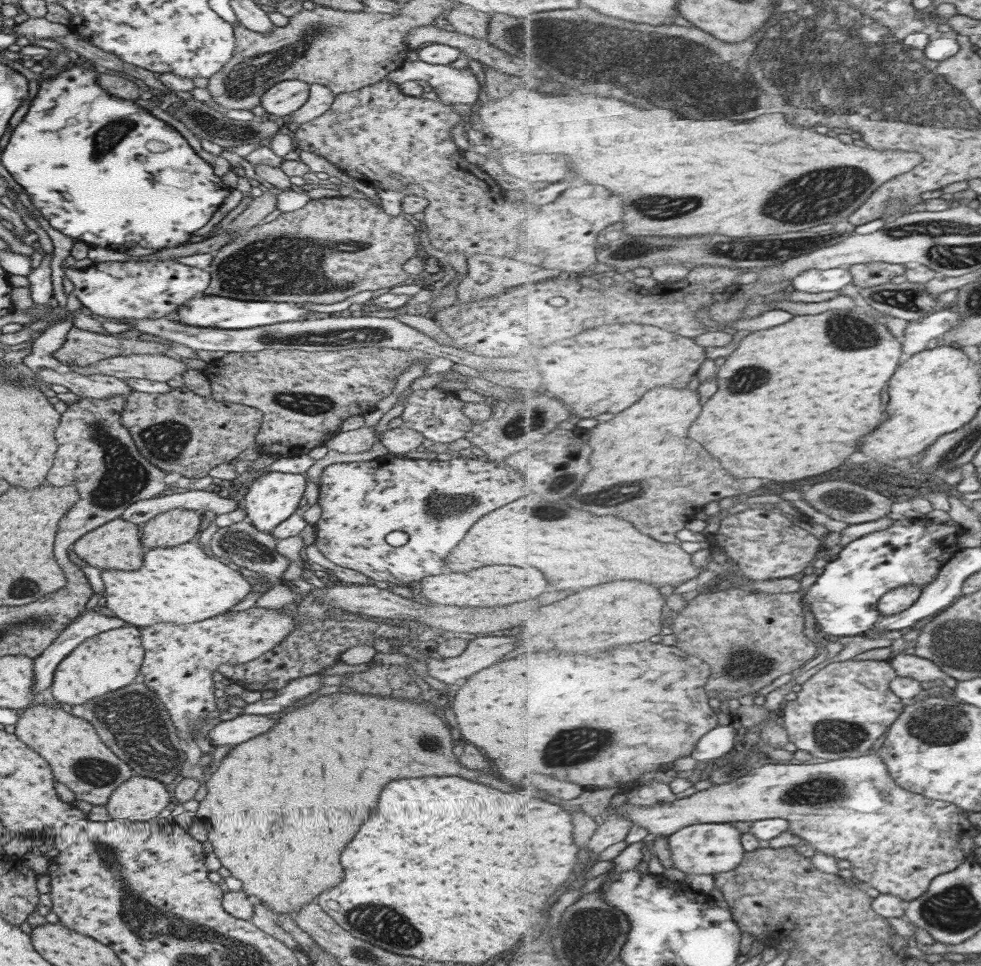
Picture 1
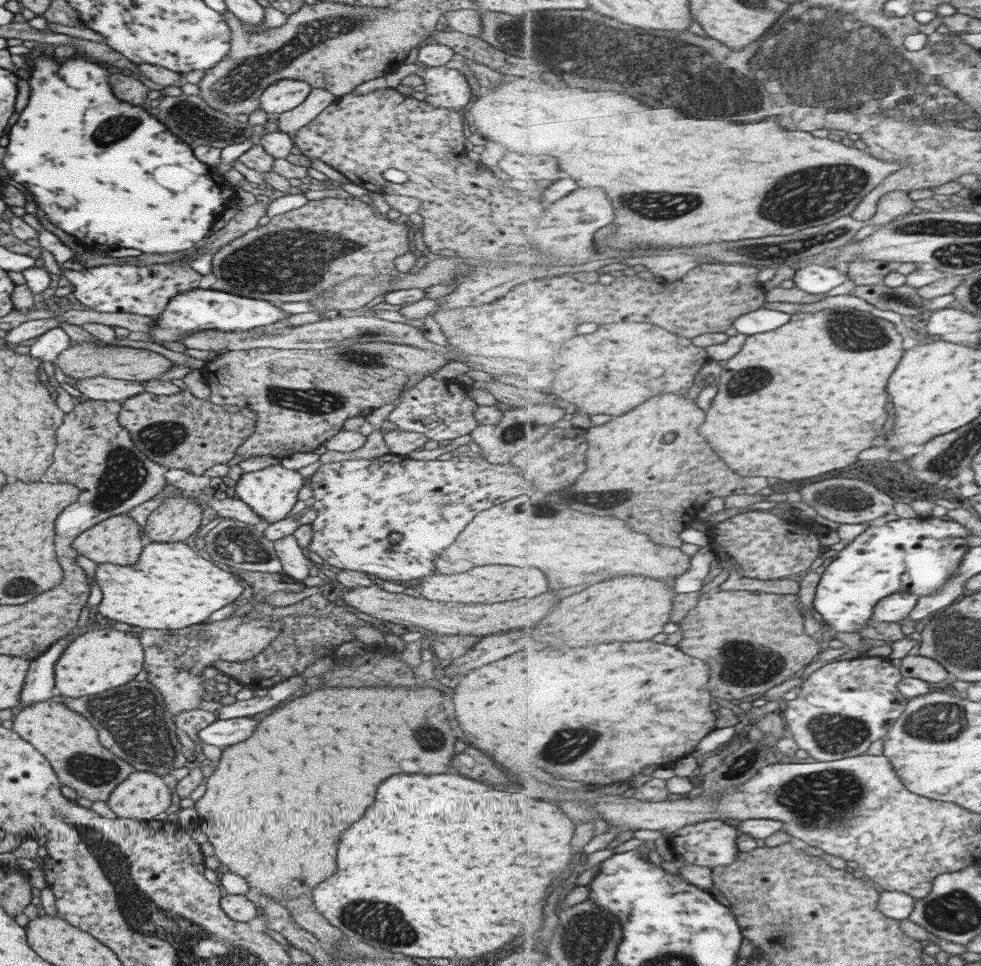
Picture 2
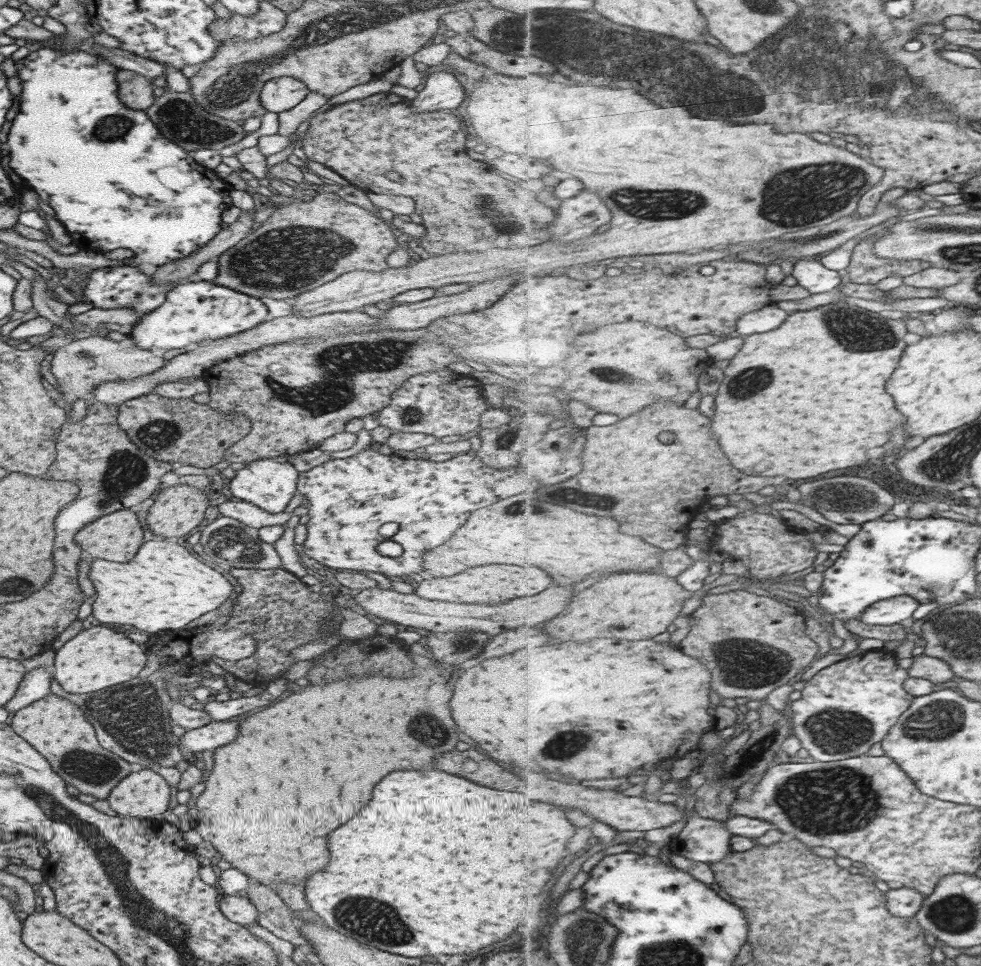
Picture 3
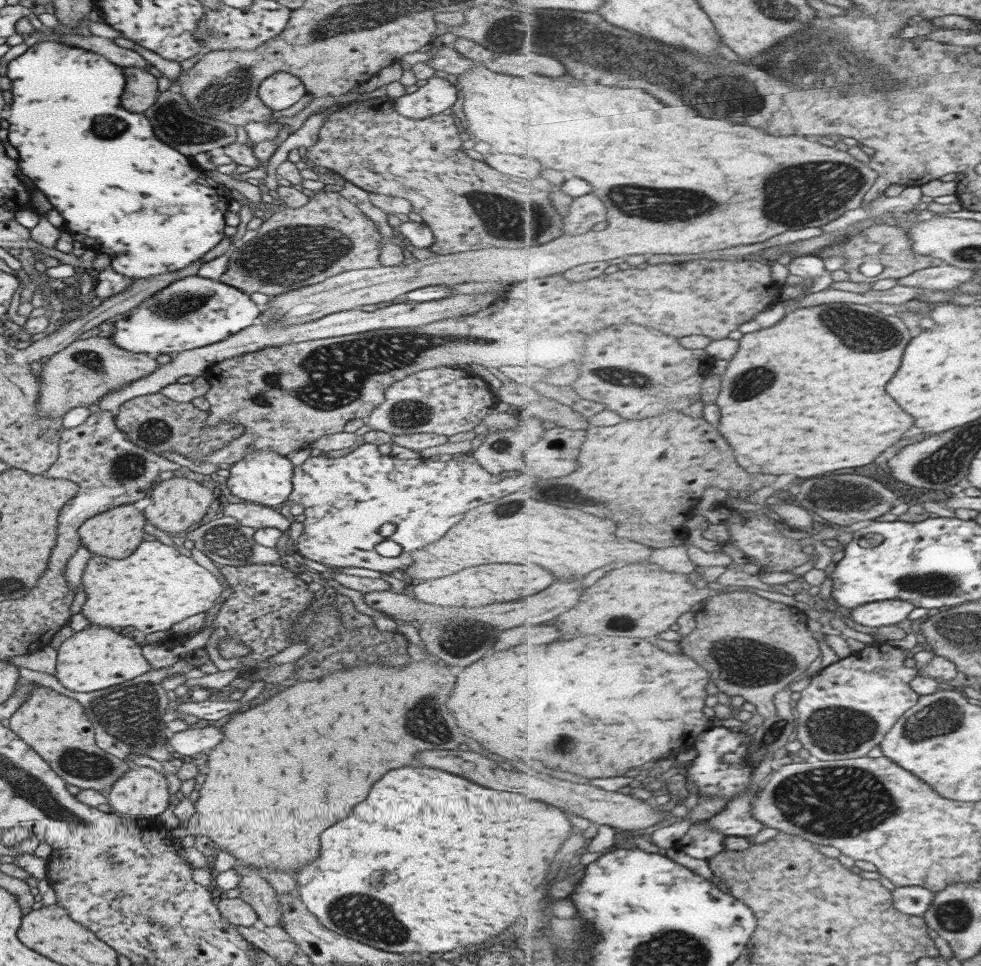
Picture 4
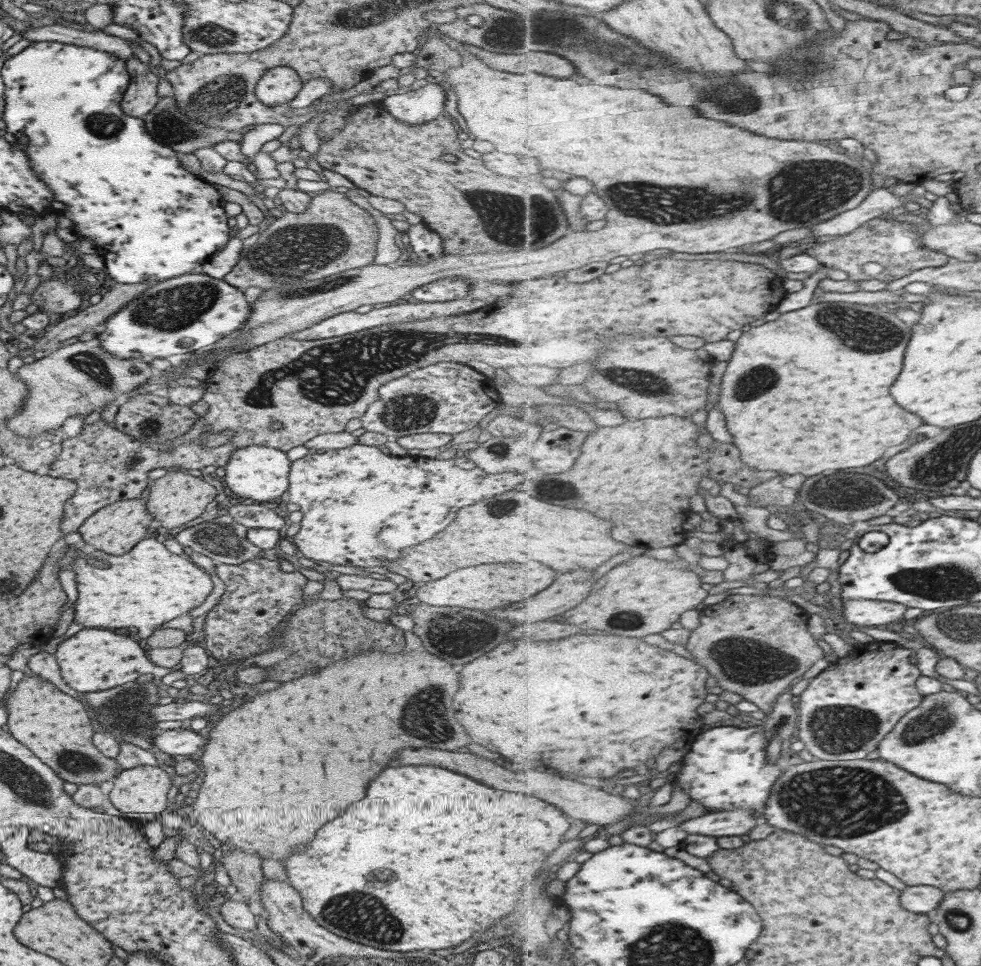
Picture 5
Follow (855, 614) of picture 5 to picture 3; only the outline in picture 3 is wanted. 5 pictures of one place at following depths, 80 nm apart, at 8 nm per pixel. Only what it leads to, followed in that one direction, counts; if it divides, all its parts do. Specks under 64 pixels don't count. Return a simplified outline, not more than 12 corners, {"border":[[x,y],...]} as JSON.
{"border":[[898,596],[871,605],[865,624],[900,624],[911,618],[920,602]]}

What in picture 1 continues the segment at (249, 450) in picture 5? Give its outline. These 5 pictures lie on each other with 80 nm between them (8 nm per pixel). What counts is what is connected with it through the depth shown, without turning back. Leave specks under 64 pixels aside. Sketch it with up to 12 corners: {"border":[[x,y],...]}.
{"border":[[267,471],[246,488],[246,520],[270,534],[295,512],[305,476]]}

